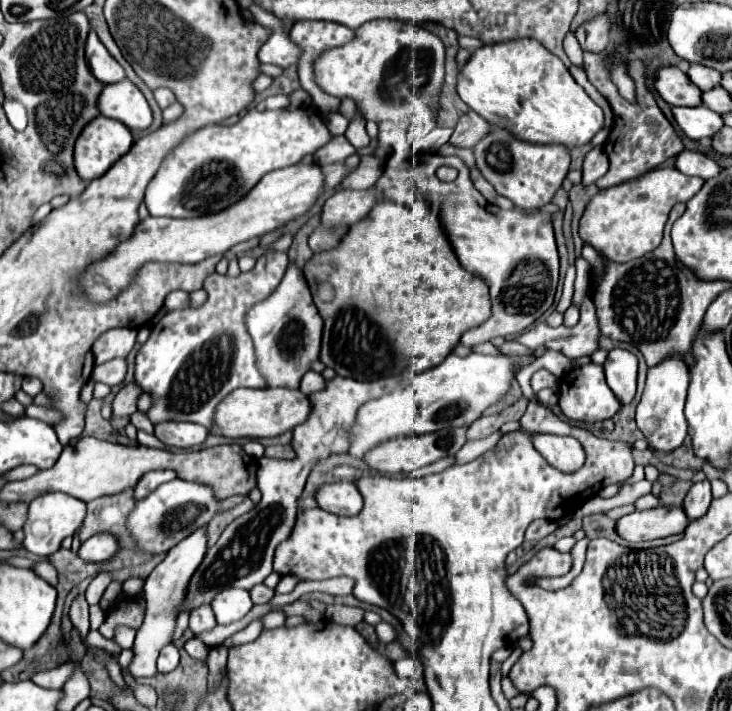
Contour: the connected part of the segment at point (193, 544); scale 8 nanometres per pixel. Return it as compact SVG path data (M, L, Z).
M201 526L191 536L187 536L177 546L173 546L167 552L165 560L161 564L157 564L155 570L145 580L143 594L145 594L145 602L147 602L147 614L145 614L145 622L139 628L135 644L133 644L135 658L129 664L129 672L131 672L133 678L155 676L157 674L157 664L155 664L157 662L157 654L167 642L171 642L171 634L173 634L175 618L177 618L175 608L183 600L183 590L187 588L187 582L189 582L191 574L197 570L197 566L203 560L205 552L207 552L207 526Z

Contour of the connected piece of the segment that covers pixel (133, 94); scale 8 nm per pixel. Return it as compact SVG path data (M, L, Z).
M131 80L105 86L99 96L99 110L103 116L127 124L129 130L147 130L153 122L145 96Z

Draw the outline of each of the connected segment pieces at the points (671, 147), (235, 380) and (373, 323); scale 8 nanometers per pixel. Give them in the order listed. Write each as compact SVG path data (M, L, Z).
M585 52L583 62L585 62L585 72L587 72L589 82L609 100L609 104L615 112L615 128L611 132L613 136L603 146L607 152L611 168L605 176L595 182L599 189L634 179L635 176L639 176L639 172L647 172L647 170L663 164L669 156L677 156L681 150L685 150L673 124L661 112L651 90L645 84L645 64L641 60L637 60L637 58L629 60L631 62L631 76L635 78L637 96L639 96L639 102L635 106L629 106L629 102L623 102L623 98L619 98L619 92L615 90L615 84L611 82L611 78L607 74L607 66L603 66L603 54L599 56L593 52Z
M269 252L257 260L253 270L241 272L237 278L219 276L213 272L207 282L207 302L193 310L173 310L167 312L153 328L149 340L141 346L135 358L135 380L137 384L151 396L153 404L145 412L145 416L153 422L197 422L207 430L215 424L215 408L217 404L229 396L237 388L263 388L267 386L265 378L257 368L255 346L245 328L245 312L259 300L267 298L281 282L287 268L287 254L285 252Z
M415 198L413 200L413 208L407 204L395 204L389 200L381 200L375 204L375 210L371 210L371 214L367 216L367 222L363 222L363 226L355 226L355 230L351 230L351 234L347 234L347 238L343 238L343 246L339 246L339 250L331 250L331 254L315 254L307 264L305 264L305 274L307 274L307 282L313 284L313 300L315 306L325 322L323 328L323 342L321 342L321 352L319 352L319 360L333 368L339 376L347 376L347 378L355 378L355 380L379 380L379 378L389 378L389 376L399 376L403 374L409 366L415 367L415 371L423 372L429 368L439 366L451 352L453 348L459 344L463 332L479 326L481 322L491 318L491 296L489 296L489 288L485 286L485 282L481 278L475 278L473 274L469 274L467 270L463 270L463 266L459 264L451 242L447 240L445 228L441 226L441 218L439 212L435 210L435 206L431 206L427 200L423 198Z

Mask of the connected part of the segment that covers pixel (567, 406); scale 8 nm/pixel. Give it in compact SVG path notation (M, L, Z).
M587 364L577 370L569 370L559 380L559 408L561 412L577 422L603 422L607 418L613 418L617 410L621 408L621 402L615 398L615 394L609 390L605 382L603 368L597 364Z

